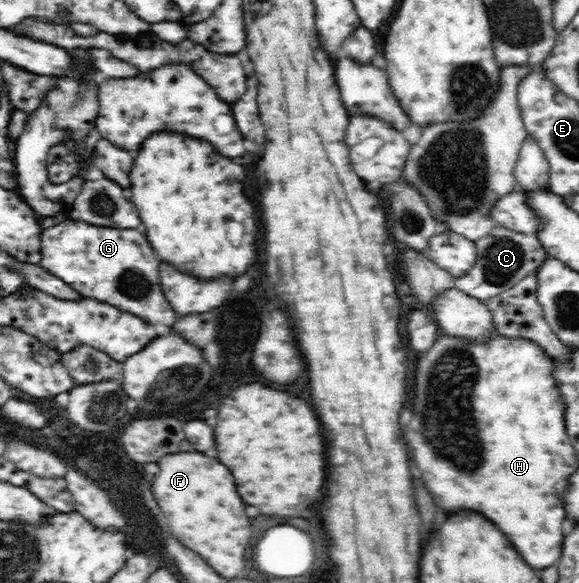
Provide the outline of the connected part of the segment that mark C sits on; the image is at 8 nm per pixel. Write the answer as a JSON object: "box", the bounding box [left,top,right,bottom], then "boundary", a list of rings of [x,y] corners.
{"box":[454,224,552,301],"boundary":[[[499,224],[490,230],[488,236],[475,241],[474,245],[477,252],[474,265],[461,277],[454,277],[454,286],[480,301],[509,290],[529,273],[535,272],[543,262],[552,258],[535,233],[515,232]]]}

